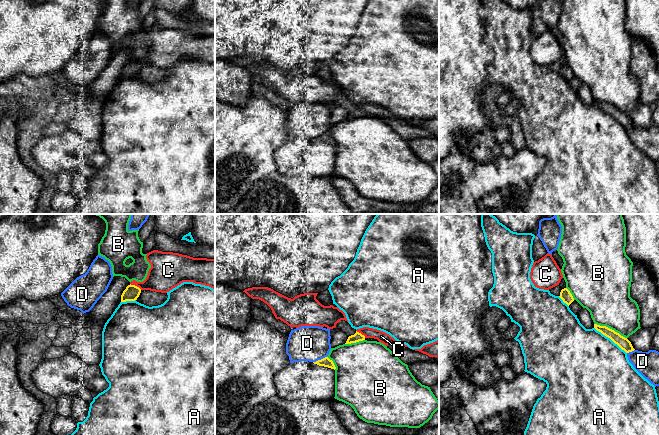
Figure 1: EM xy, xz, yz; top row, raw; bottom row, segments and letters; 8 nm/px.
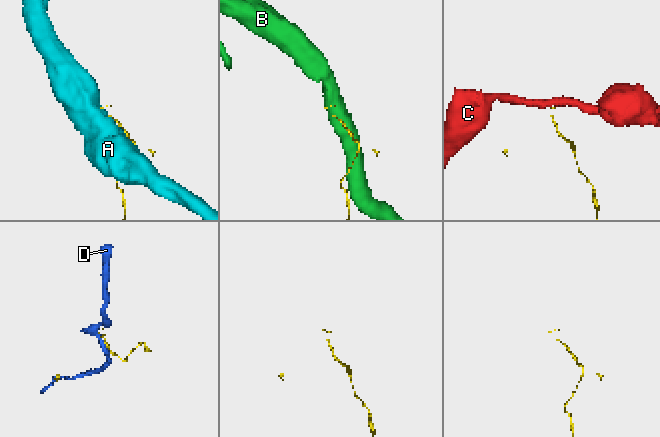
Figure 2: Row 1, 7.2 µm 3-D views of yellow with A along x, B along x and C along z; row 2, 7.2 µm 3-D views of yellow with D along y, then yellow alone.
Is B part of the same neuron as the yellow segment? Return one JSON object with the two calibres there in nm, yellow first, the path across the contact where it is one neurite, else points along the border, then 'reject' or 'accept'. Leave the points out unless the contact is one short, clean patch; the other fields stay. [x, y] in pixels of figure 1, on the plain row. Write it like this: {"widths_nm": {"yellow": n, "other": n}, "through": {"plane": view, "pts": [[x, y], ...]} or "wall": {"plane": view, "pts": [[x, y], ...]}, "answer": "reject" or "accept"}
{"widths_nm": {"yellow": 90, "other": 360}, "answer": "reject"}

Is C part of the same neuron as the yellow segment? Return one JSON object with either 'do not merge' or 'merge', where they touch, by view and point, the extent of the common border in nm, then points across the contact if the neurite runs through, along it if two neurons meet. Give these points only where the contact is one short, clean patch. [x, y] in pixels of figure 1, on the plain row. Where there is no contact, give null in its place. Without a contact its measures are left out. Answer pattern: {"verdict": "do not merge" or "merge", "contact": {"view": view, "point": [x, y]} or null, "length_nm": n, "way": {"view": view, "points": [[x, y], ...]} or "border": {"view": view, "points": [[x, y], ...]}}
{"verdict": "do not merge", "contact": {"view": "xy", "point": [136, 62]}, "length_nm": 110, "border": {"view": "xy", "points": [[130, 59], [141, 65]]}}

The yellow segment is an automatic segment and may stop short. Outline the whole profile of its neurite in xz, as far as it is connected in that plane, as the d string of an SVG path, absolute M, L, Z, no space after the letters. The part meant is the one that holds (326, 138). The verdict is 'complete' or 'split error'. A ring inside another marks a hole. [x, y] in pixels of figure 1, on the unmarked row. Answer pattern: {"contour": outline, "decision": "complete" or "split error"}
{"contour": "M325 133L316 138L300 137L274 151L277 172L288 177L331 177L335 173L335 141Z", "decision": "split error"}

